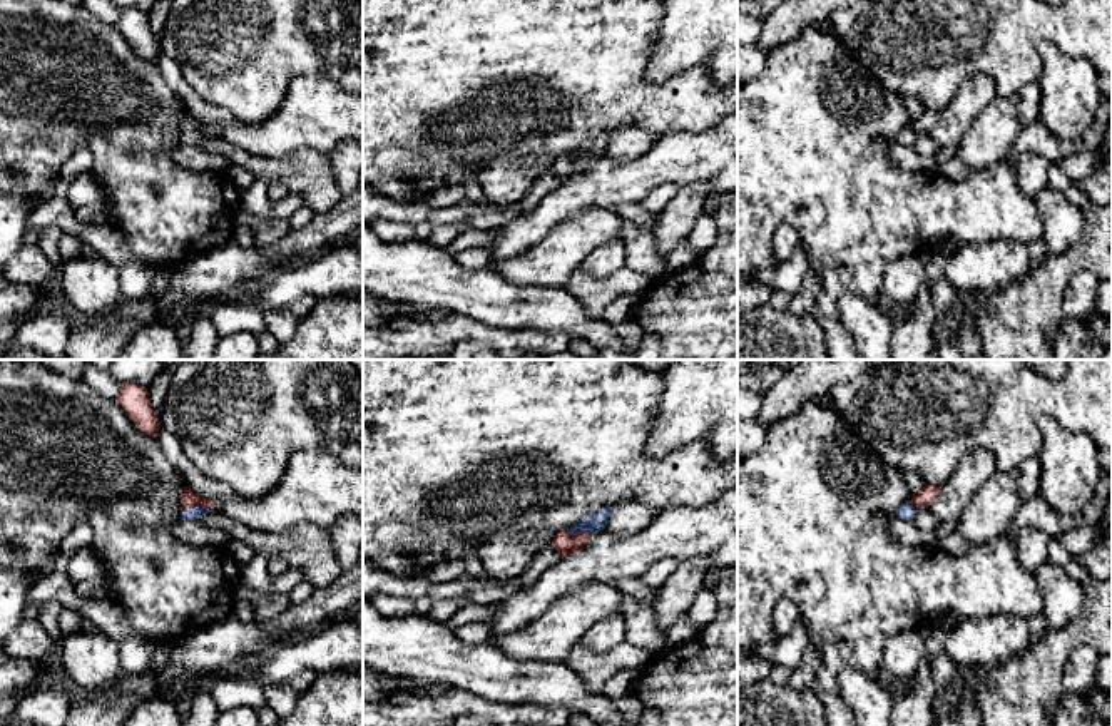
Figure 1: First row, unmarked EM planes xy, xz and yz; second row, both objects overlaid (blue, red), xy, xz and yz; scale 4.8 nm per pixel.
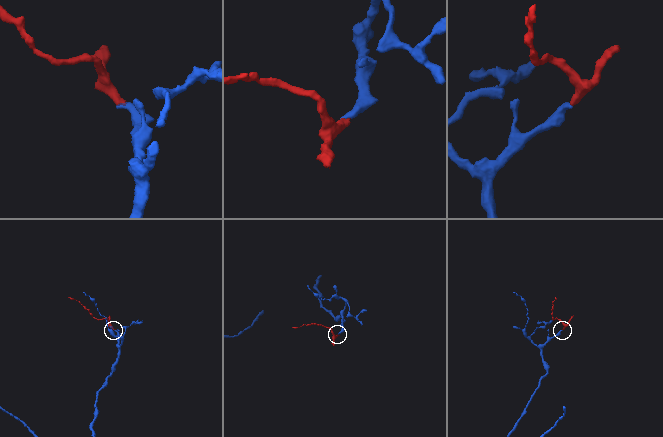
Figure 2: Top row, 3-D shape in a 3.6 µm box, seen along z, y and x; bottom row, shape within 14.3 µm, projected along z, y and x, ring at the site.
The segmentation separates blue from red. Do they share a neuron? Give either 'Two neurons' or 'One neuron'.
One neuron

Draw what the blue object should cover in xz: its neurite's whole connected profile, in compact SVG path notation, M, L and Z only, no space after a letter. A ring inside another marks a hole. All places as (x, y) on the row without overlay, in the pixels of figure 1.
M602 132L599 137L582 144L579 149L565 157L559 157L552 171L560 179L560 184L580 177L592 159L605 154L612 132Z

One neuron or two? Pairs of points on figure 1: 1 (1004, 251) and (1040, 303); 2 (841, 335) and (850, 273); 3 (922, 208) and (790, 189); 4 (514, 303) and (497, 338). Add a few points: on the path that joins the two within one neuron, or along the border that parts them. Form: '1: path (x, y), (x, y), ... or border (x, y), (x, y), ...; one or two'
1: border (1034, 263), (1025, 275), (1004, 290); two
2: path (830, 320), (830, 293), (835, 288); one
3: path (888, 208), (872, 208), (850, 188), (823, 188); one
4: border (464, 316), (490, 327), (534, 328), (540, 333); two

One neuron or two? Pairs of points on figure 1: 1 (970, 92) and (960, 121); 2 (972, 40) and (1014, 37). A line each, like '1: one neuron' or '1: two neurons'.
1: one neuron
2: one neuron

